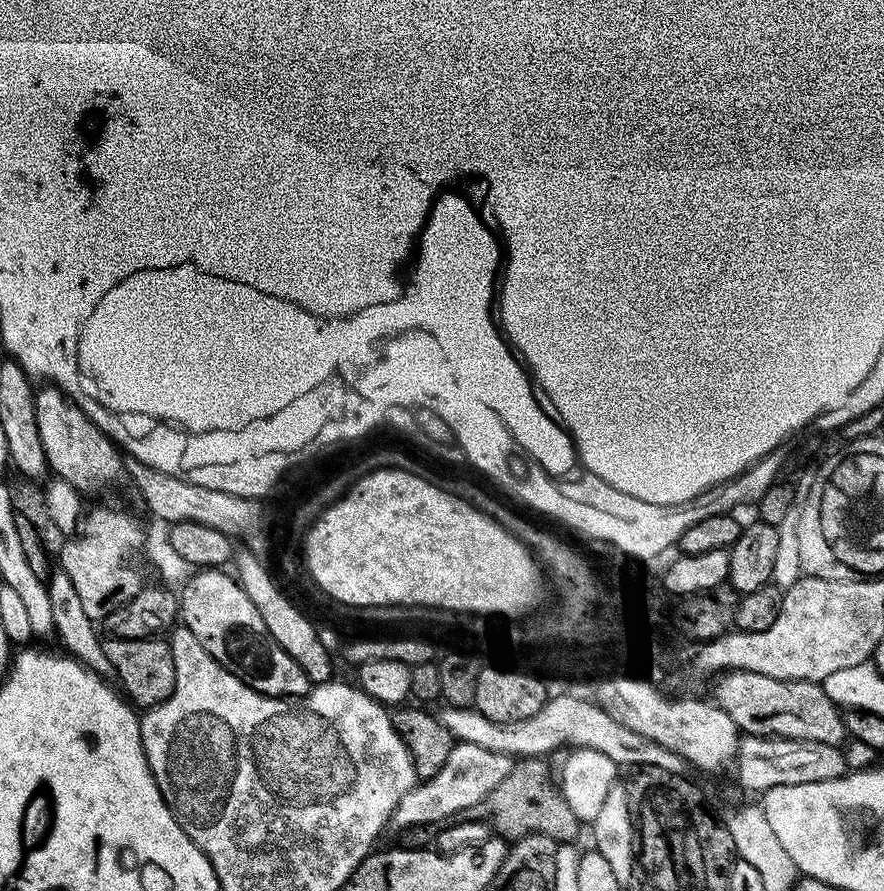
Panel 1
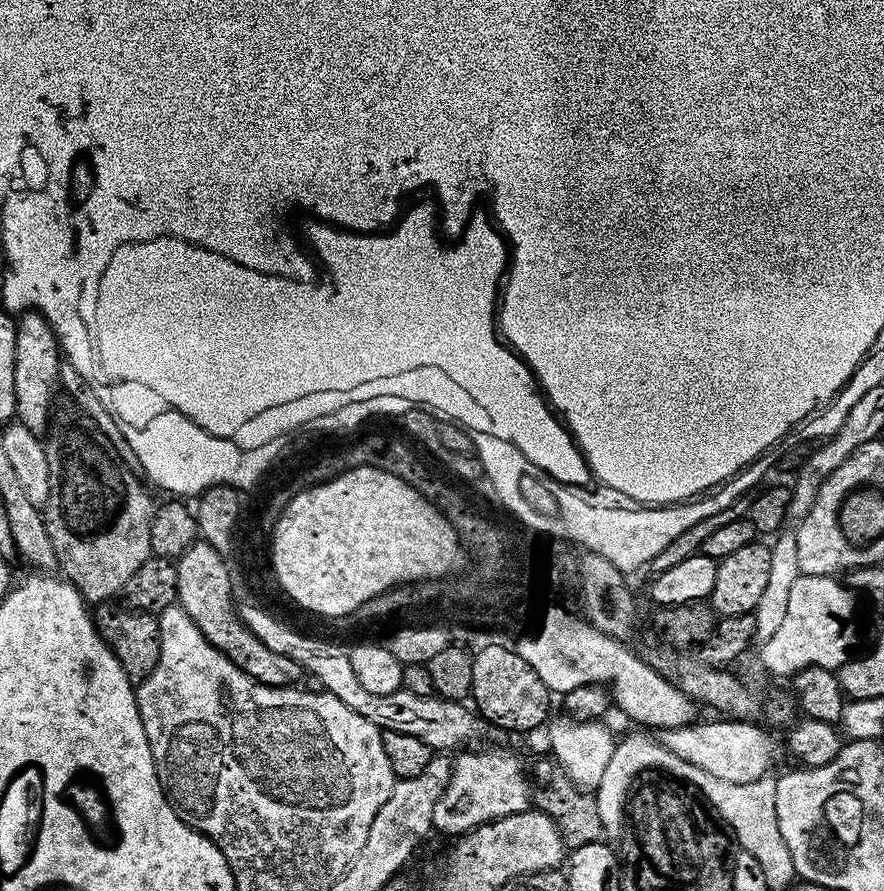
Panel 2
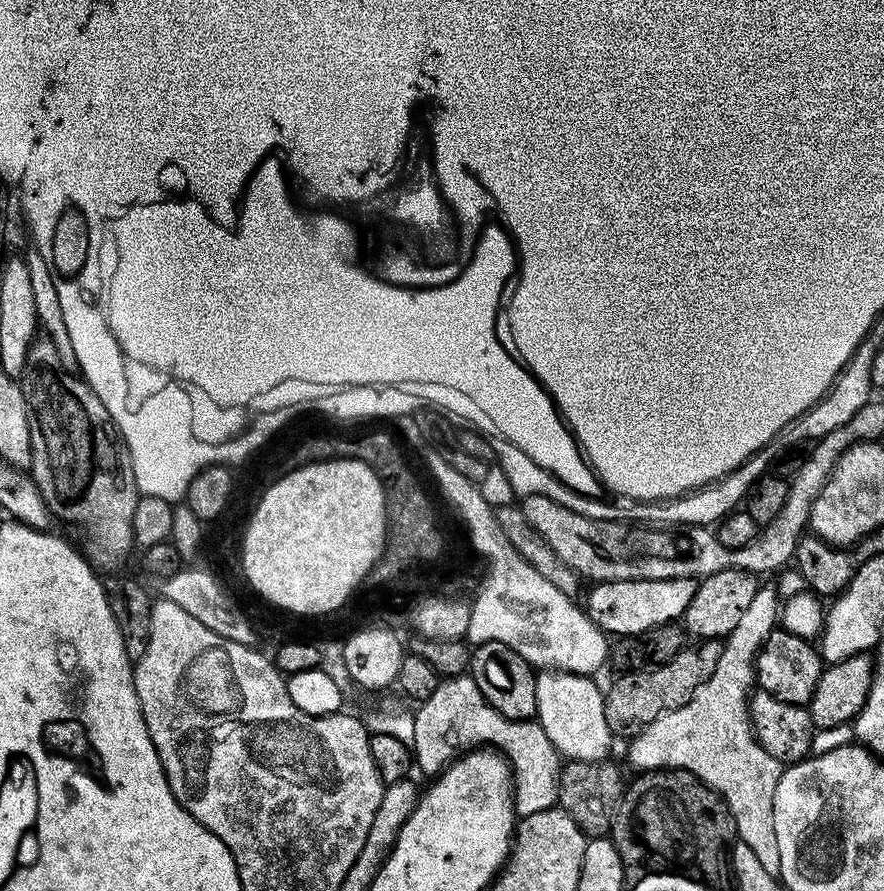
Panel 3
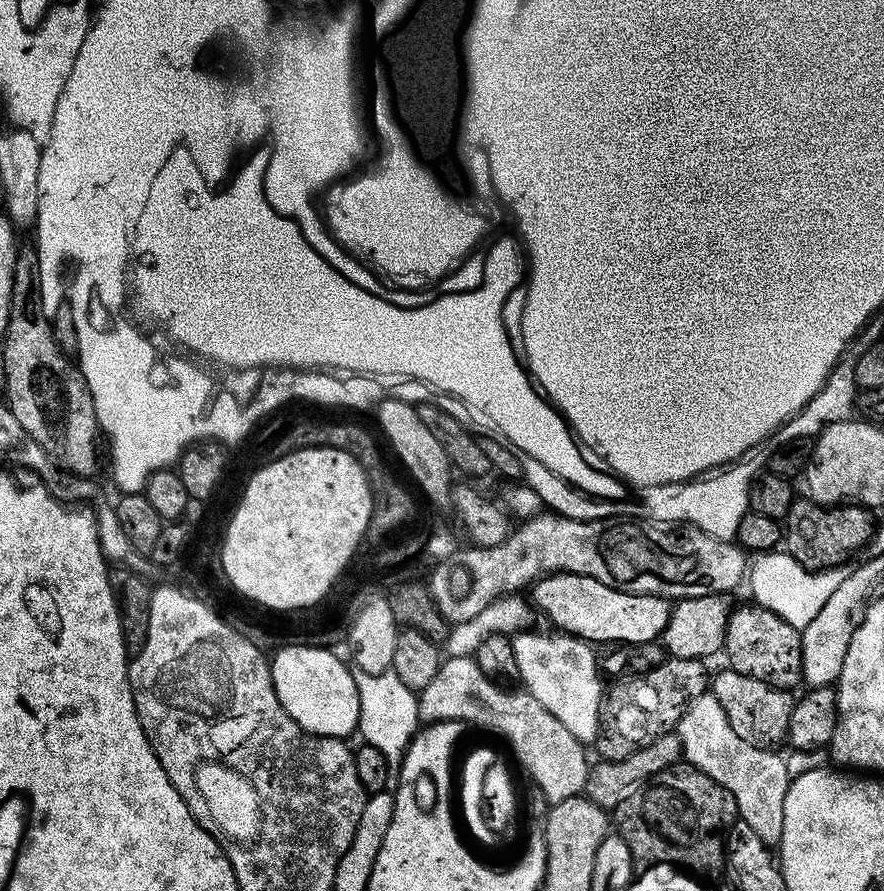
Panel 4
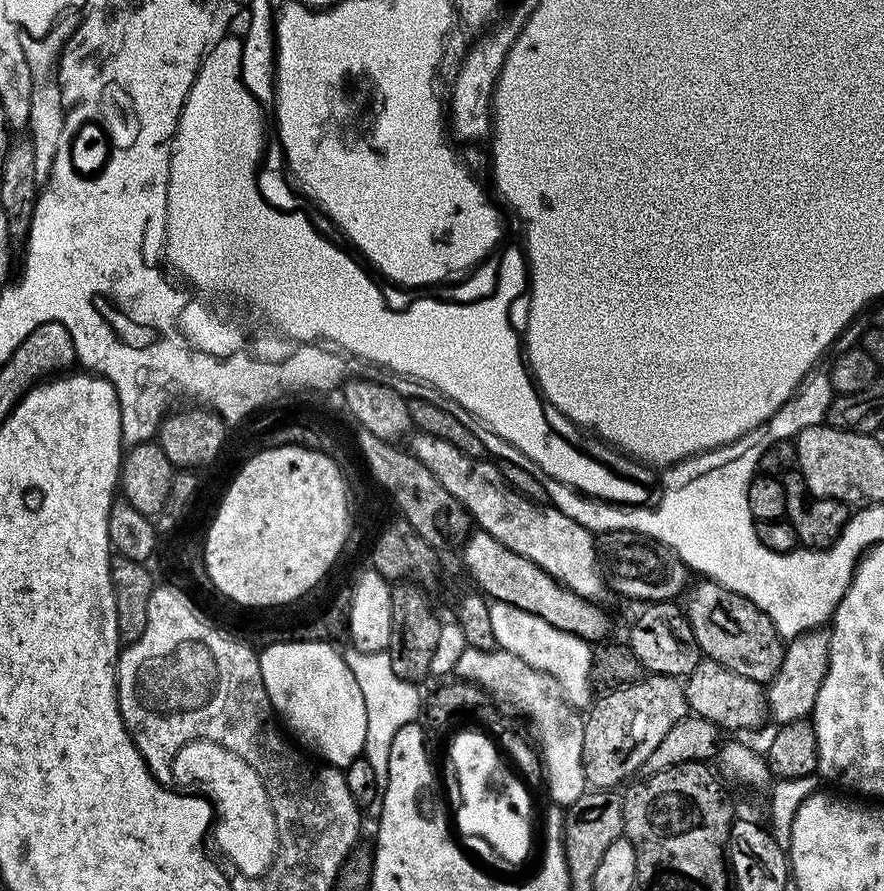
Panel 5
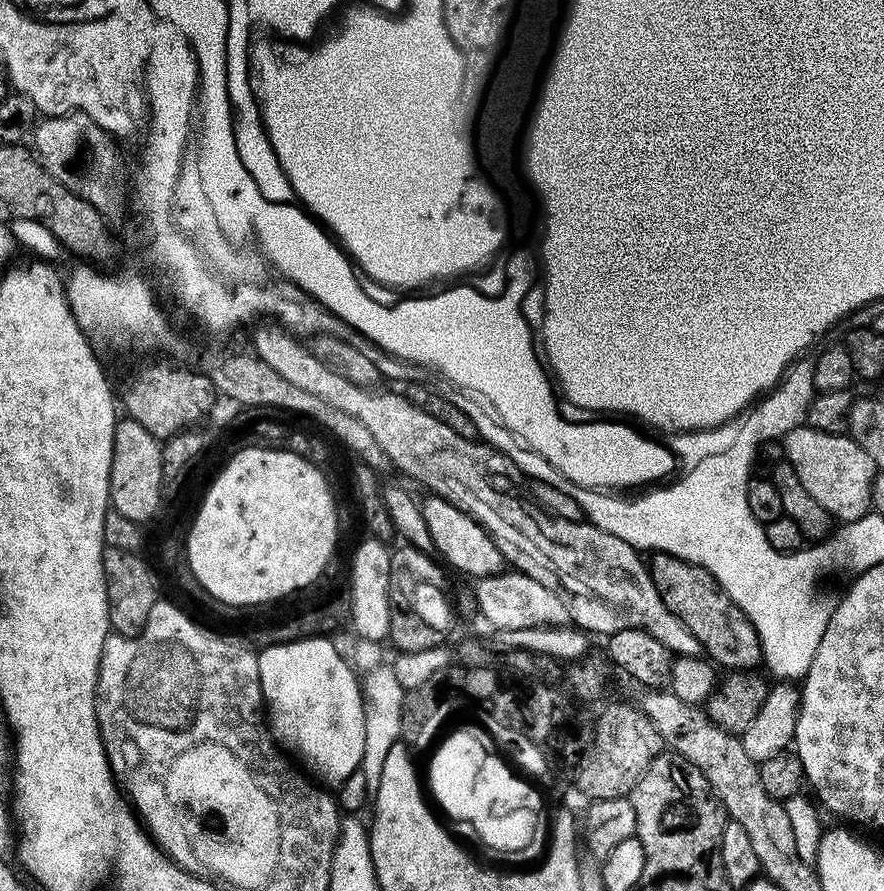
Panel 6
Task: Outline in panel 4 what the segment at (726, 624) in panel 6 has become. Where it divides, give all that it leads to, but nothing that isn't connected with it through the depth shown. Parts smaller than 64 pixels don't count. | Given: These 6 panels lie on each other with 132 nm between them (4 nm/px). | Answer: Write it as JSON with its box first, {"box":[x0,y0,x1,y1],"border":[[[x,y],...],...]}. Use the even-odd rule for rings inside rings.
{"box":[722,603,802,689],"border":[[[751,603],[748,604],[742,605],[741,608],[740,605],[733,607],[730,614],[730,622],[726,626],[726,638],[722,649],[723,655],[728,655],[727,667],[733,668],[738,674],[746,674],[747,676],[758,678],[758,682],[766,682],[772,688],[795,689],[795,684],[799,685],[802,680],[801,629],[790,626],[790,622],[786,622],[768,608],[753,606]]]}

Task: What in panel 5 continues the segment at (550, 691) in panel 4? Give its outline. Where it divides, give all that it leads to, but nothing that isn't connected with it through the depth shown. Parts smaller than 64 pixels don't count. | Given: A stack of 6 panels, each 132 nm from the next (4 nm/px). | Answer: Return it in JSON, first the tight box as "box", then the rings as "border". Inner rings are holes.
{"box":[488,602,594,710],"border":[[[506,602],[489,603],[488,609],[490,622],[494,626],[494,638],[503,651],[518,654],[518,658],[530,662],[530,666],[534,666],[539,672],[553,676],[558,686],[562,686],[564,696],[573,708],[584,710],[593,703],[591,660],[594,648],[589,641],[566,630],[558,630],[558,626],[550,626],[550,622],[542,622],[542,618],[526,610],[518,610],[518,606],[510,606]]]}

